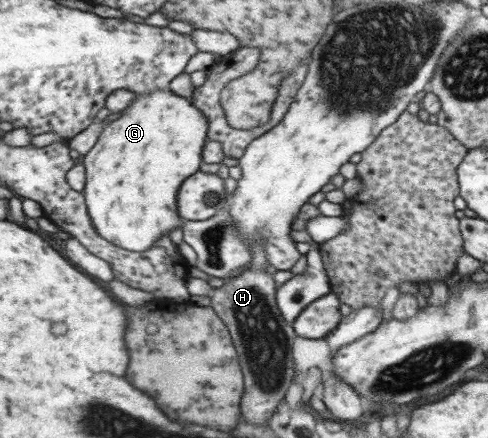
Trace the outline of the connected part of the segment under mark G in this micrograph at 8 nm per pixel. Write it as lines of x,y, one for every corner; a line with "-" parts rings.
152,91
152,93
137,94
133,103
123,111
123,114
117,119
112,121
103,132
98,136
98,140
94,147
84,156
83,164
87,168
87,183
84,189
84,196
87,198
87,206
91,215
93,224
96,230
106,240
111,241
112,244
125,248
134,252
146,252
155,246
158,239
163,236
168,236
170,230
176,230
178,226
183,226
182,217
179,211
178,195
179,190
184,184
184,181
195,175
200,170
203,161
203,150
207,146
208,133
210,128
210,121
203,113
202,109
196,108
192,98
182,98
174,92
168,91

